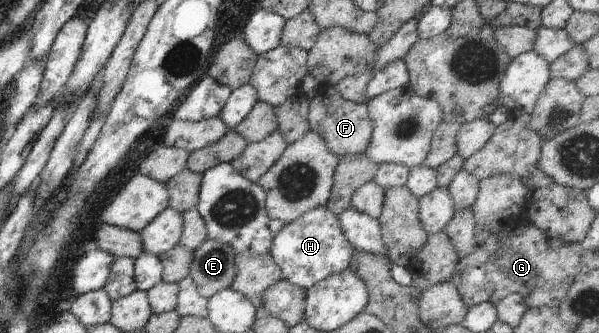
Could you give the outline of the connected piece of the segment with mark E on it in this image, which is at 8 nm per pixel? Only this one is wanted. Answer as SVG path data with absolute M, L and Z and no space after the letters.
M209 239L193 252L190 277L202 298L208 300L231 287L237 272L237 256L229 245Z

